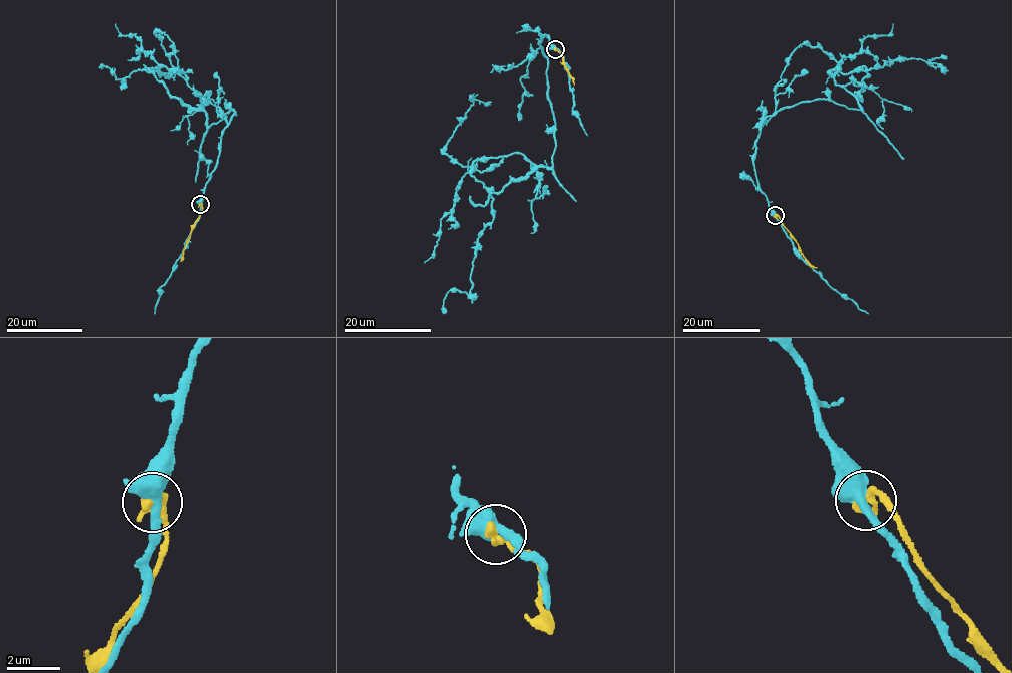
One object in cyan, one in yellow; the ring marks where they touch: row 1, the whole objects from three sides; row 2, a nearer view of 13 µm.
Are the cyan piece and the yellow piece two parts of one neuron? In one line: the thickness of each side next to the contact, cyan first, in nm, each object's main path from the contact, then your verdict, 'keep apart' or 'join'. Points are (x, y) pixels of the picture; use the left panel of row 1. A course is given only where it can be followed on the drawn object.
calibres 480 and 360 nm; course cyan (200, 204), (233, 110), (209, 126), (198, 91), (171, 70), (117, 79), (100, 66); course yellow (200, 204), (201, 215), (181, 261); keep apart

